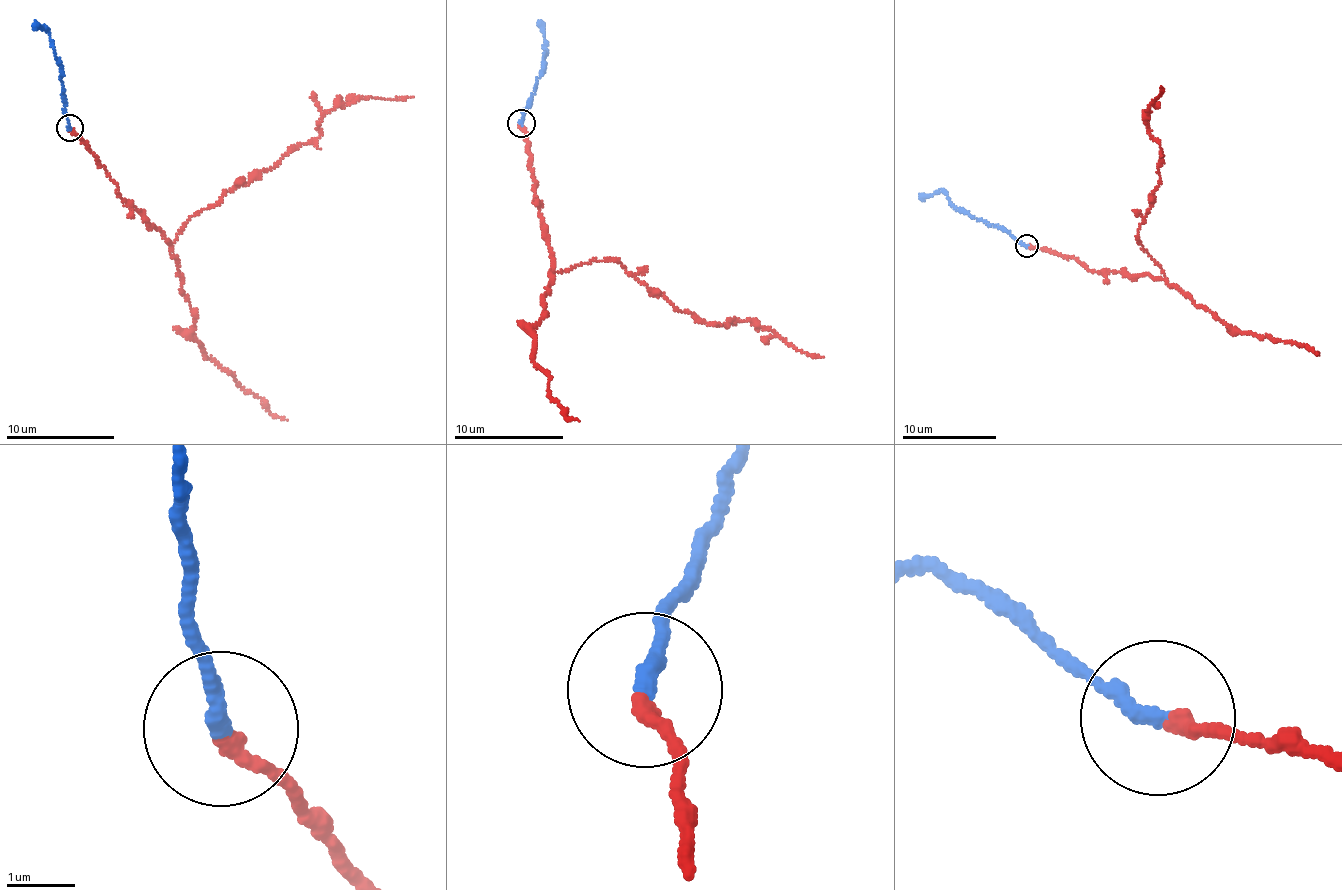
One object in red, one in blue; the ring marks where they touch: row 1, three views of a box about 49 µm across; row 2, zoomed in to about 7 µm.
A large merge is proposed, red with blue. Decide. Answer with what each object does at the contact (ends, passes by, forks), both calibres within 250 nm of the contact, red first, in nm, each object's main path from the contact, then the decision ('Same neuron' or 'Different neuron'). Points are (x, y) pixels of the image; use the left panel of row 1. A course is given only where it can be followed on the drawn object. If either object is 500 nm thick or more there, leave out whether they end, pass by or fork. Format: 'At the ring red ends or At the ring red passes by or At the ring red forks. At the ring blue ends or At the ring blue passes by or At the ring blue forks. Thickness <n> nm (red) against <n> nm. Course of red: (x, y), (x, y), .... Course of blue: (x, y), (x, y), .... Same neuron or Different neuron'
At the ring red ends. At the ring blue ends. Thickness 220 nm (red) against 240 nm. Course of red: (71, 128), (119, 193), (171, 244), (223, 193), (315, 141), (322, 119), (338, 107), (413, 97). Course of blue: (70, 127), (57, 64), (45, 28), (39, 24), (32, 25). Same neuron

